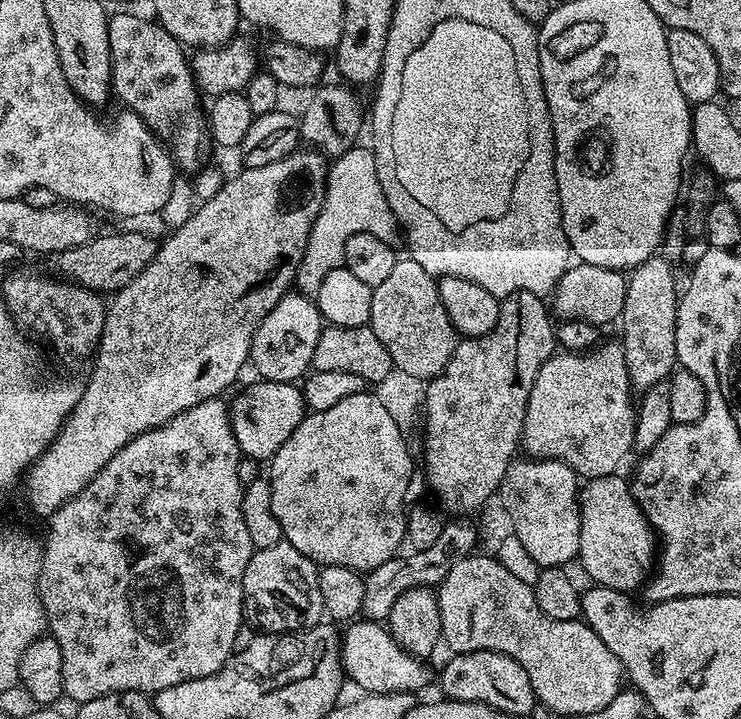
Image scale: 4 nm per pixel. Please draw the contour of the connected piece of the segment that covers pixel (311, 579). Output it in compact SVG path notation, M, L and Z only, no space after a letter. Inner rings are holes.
M281 538L274 546L266 546L265 548L257 548L253 551L250 562L246 566L246 574L244 580L244 618L245 621L253 629L259 630L264 634L275 634L277 632L302 632L305 628L312 628L316 624L321 623L325 619L324 603L322 602L322 590L320 589L320 574L317 565L313 564L310 558L306 558L298 550L294 550L294 546L290 546L287 540Z

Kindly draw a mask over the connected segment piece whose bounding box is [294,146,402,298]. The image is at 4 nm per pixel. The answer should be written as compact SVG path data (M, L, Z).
M357 146L331 161L326 174L322 210L310 230L304 257L296 271L295 291L309 298L316 297L318 286L322 286L326 274L343 265L346 238L363 232L374 234L374 238L382 238L382 242L393 246L399 245L402 240L402 229L390 210L390 202L386 202L386 194L378 178L376 156L371 147Z

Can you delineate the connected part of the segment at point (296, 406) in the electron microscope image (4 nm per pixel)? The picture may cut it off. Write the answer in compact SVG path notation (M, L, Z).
M257 379L256 384L244 388L236 396L236 401L231 401L230 415L232 417L232 433L240 447L241 456L249 456L261 462L271 461L272 455L298 430L298 426L306 415L303 391L292 382L274 382L273 380Z

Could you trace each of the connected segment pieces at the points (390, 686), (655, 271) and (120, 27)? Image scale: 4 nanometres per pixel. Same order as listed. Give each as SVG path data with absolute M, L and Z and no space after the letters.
M365 618L357 619L355 622L347 625L348 629L342 632L342 647L340 657L344 663L344 674L349 681L352 680L361 689L364 694L374 692L410 692L419 693L419 688L424 688L428 683L433 683L434 672L427 668L425 661L418 656L412 656L406 650L402 650L402 646L398 646L398 642L388 633L387 627L383 623L376 623L373 620Z
M654 254L627 277L628 289L624 303L624 357L633 389L643 390L667 380L677 367L676 358L676 301L678 284L672 277L673 261Z
M132 12L109 15L108 37L115 99L120 99L127 111L138 114L148 129L170 145L170 155L181 173L199 172L207 161L204 159L210 149L210 135L185 45L161 28L155 19L143 20Z

